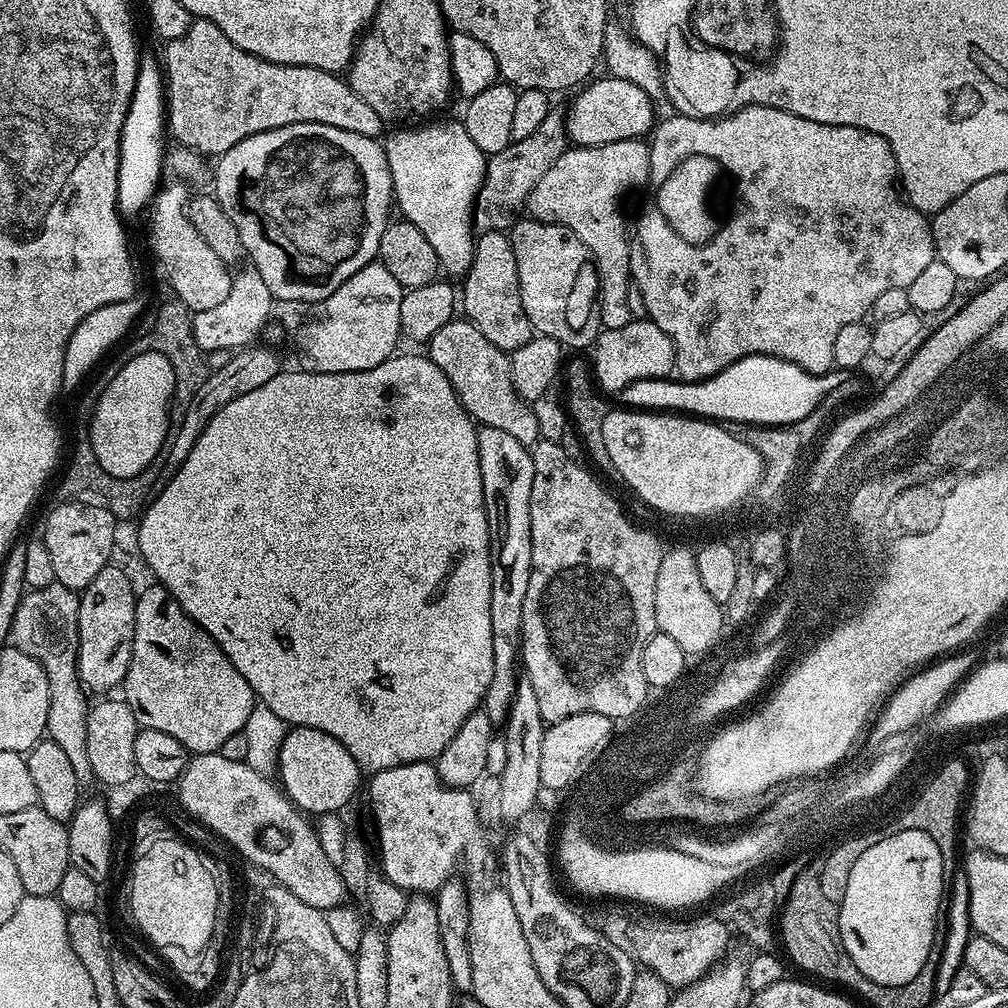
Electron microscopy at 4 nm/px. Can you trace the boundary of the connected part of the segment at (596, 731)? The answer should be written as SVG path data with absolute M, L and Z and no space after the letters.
M574 714L562 722L547 725L542 738L540 782L545 789L571 789L600 759L614 739L614 721L606 714Z

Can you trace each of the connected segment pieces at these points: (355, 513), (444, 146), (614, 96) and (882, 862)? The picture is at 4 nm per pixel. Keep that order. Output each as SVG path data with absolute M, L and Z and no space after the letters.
M393 354L386 361L373 369L358 370L348 373L310 373L301 370L280 371L270 382L262 382L258 390L250 390L222 406L210 418L210 422L202 430L200 437L194 442L190 454L182 461L180 467L171 473L168 485L160 493L151 497L150 503L141 511L138 517L140 525L136 528L136 544L140 547L140 556L148 563L150 571L156 575L155 579L166 591L179 602L182 610L206 634L214 638L214 642L234 662L234 670L250 682L250 690L254 690L257 701L269 707L270 710L282 718L284 723L297 728L313 728L330 734L330 738L338 738L346 750L358 762L361 773L371 774L390 770L394 766L413 764L419 760L435 761L436 757L446 750L450 738L454 736L466 722L466 718L481 707L486 690L490 686L490 678L494 670L494 646L492 645L492 631L490 630L490 538L488 537L488 523L484 509L484 495L482 494L482 470L478 466L478 438L477 425L471 416L460 404L456 397L454 386L434 366L434 362L427 355L400 356Z
M424 122L421 128L408 128L412 126L400 126L397 132L389 131L383 137L382 147L386 154L386 162L388 169L392 175L392 191L394 193L394 204L398 209L399 215L403 219L408 220L414 226L418 226L418 230L422 230L422 234L426 238L426 242L430 242L430 246L434 246L434 254L438 254L440 259L441 269L449 277L456 276L456 278L463 277L464 273L468 271L470 262L472 261L472 250L474 247L474 231L472 232L472 224L474 225L474 205L476 203L476 195L480 189L480 184L484 181L484 166L486 163L486 154L482 150L478 150L478 146L474 146L474 141L470 139L470 134L466 134L463 123L456 122L456 124L428 124L432 122Z
M611 74L605 77L605 80L593 79L575 93L577 96L566 115L566 135L573 145L590 148L594 144L644 138L654 127L652 103L646 92L634 86L634 82L626 82Z
M920 832L894 834L892 840L878 842L876 848L866 850L860 864L854 867L848 900L844 900L844 920L840 920L844 924L844 944L856 956L860 969L872 976L872 982L882 986L908 984L926 966L930 946L938 939L936 920L941 919L942 913L936 908L936 899L940 898L940 856L936 856L936 844L928 836L920 836Z

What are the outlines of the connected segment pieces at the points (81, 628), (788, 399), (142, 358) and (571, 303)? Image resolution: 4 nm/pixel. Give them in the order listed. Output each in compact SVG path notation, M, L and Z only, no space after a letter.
M116 562L105 565L79 593L77 674L89 693L108 694L111 688L119 689L124 683L134 650L137 595L131 578Z
M747 356L707 380L639 380L623 388L618 400L632 410L667 410L672 414L691 414L716 422L735 421L744 426L796 426L794 424L806 419L823 400L829 399L840 382L848 378L849 373L844 370L823 372L819 376L773 356Z
M154 352L138 354L136 358L130 359L130 362L126 362L126 366L111 379L106 390L103 390L97 399L96 408L90 419L92 429L86 436L87 443L92 445L92 453L98 466L102 466L106 474L123 480L136 480L139 472L146 471L155 462L156 455L160 451L160 455L165 451L166 441L170 436L169 407L173 402L174 390L174 366L170 366L170 362L162 354Z
M520 218L510 229L510 239L514 250L514 262L518 262L518 286L522 294L522 310L530 318L533 329L541 336L554 338L565 349L591 349L602 331L600 309L596 303L598 285L596 264L585 246L566 226L547 224L541 220Z

